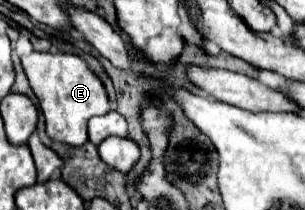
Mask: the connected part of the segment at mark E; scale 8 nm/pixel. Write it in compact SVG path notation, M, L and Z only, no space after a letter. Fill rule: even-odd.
M32 52L22 56L22 68L38 98L40 110L46 118L46 134L52 140L80 146L88 142L86 124L92 116L108 112L108 94L98 74L76 54Z

